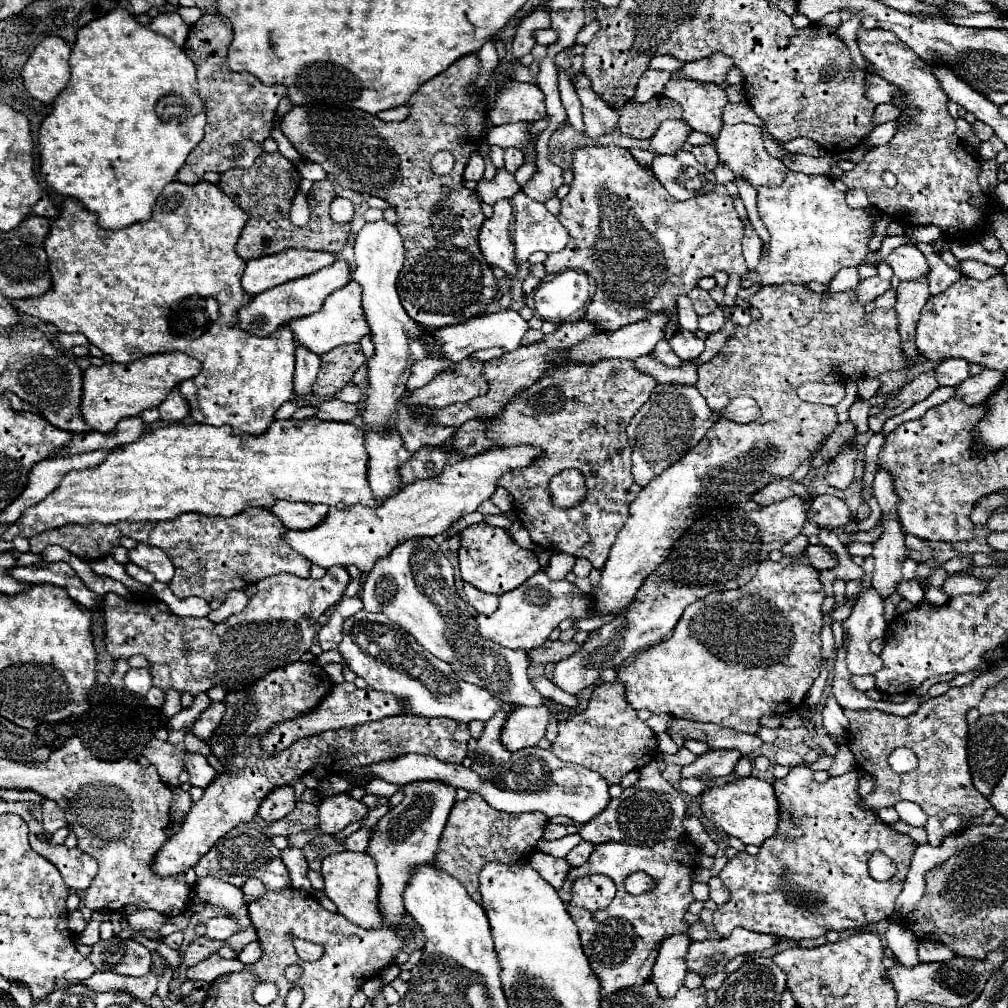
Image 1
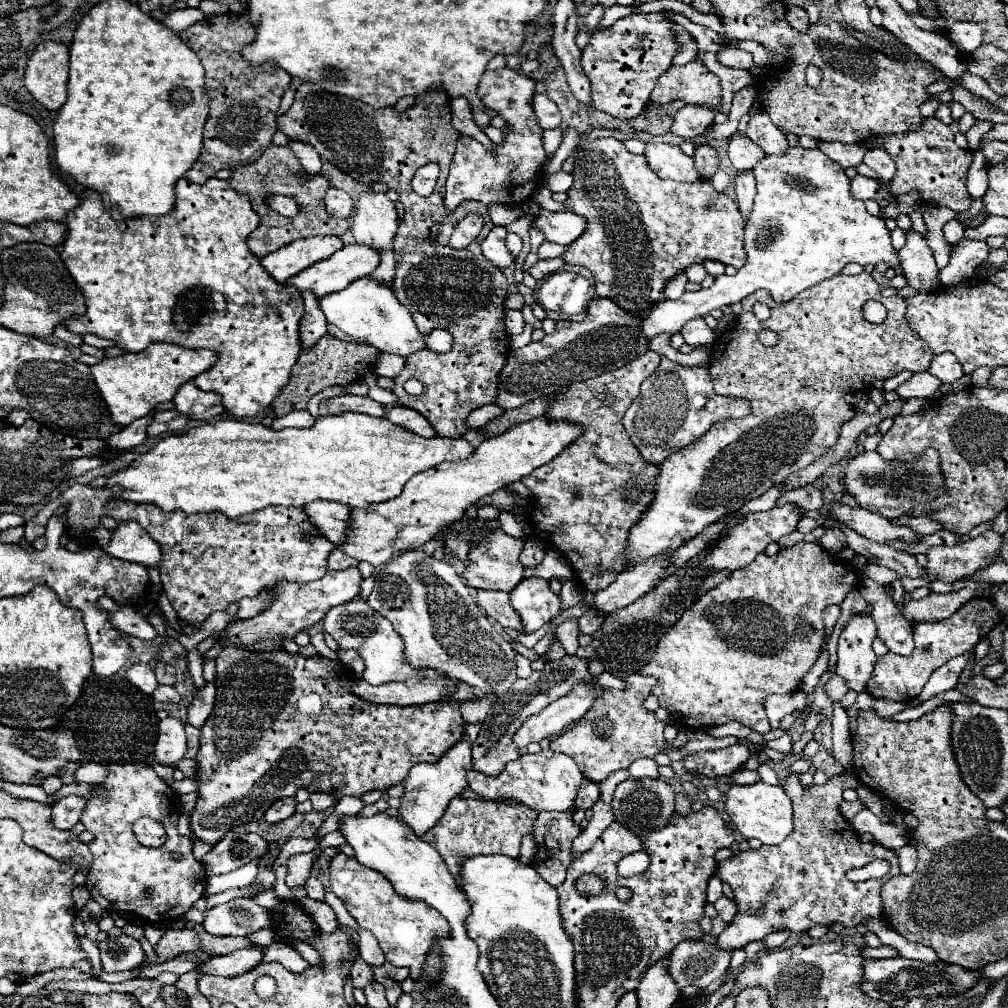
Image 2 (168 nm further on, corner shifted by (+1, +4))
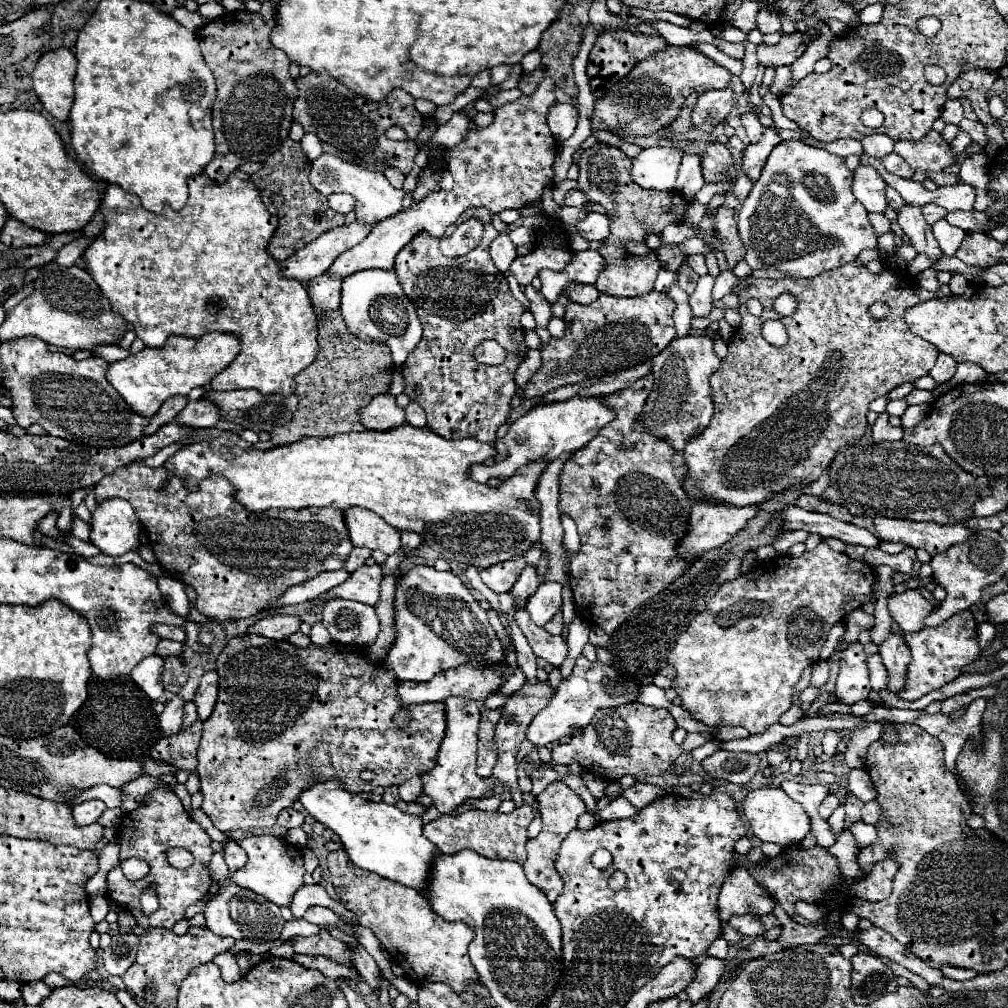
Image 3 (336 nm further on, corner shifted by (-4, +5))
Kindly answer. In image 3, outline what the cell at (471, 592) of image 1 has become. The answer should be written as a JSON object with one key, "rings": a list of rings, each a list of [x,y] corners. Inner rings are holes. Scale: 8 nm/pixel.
{"rings":[[[524,609],[520,613],[514,611],[514,621],[522,629],[524,637],[528,639],[532,651],[538,657],[546,659],[554,667],[560,667],[564,663],[564,659],[568,657],[568,645],[560,635],[552,637],[544,631],[544,627],[536,627],[536,623],[532,623],[528,611],[524,611]]]}

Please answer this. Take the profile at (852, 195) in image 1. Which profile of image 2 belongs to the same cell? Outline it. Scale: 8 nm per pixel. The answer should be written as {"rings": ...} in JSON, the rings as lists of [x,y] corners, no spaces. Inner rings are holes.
{"rings":[[[857,174],[857,176],[851,180],[851,196],[853,196],[853,198],[859,198],[859,200],[875,198],[877,190],[879,190],[879,184],[877,184],[877,180],[873,180],[873,178],[859,176],[859,174]]]}

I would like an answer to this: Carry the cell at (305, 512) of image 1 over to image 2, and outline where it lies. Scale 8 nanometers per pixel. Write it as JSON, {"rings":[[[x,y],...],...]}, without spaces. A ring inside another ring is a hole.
{"rings":[[[315,500],[303,506],[303,512],[329,542],[343,542],[343,530],[349,524],[349,506]]]}

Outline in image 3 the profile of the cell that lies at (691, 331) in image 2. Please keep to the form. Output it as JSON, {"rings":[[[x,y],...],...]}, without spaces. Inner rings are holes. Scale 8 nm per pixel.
{"rings":[[[702,275],[698,281],[696,291],[690,295],[690,307],[694,317],[704,317],[710,313],[712,309],[712,287],[714,287],[714,279],[712,275]]]}

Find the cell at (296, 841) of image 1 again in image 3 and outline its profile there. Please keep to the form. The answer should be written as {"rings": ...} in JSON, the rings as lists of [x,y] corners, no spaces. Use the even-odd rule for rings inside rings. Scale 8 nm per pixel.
{"rings":[[[398,801],[398,809],[404,811],[404,813],[410,813],[410,815],[418,815],[422,817],[426,813],[426,807],[420,805],[420,803],[406,803],[406,801]]]}

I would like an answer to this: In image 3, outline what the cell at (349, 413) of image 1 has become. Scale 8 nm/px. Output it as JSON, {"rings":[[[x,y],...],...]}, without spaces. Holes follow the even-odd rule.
{"rings":[[[380,395],[374,397],[368,407],[360,411],[362,425],[366,425],[372,431],[390,431],[394,427],[406,425],[404,409],[396,405],[394,395]]]}

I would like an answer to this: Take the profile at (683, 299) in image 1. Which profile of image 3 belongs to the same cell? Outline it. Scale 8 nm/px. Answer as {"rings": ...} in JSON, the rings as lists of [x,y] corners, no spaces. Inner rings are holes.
{"rings":[[[660,269],[656,277],[656,287],[654,287],[654,289],[656,289],[656,291],[668,291],[668,287],[670,287],[676,279],[678,279],[676,273],[672,273],[672,271],[668,271],[668,269]]]}

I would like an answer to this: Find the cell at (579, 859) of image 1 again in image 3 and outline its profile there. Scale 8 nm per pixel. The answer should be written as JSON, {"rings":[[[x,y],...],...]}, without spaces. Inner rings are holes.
{"rings":[[[584,773],[584,783],[586,783],[586,787],[588,787],[588,791],[596,797],[596,799],[600,799],[602,795],[604,795],[604,789],[606,789],[606,781],[600,781],[600,779],[594,779],[590,773]]]}

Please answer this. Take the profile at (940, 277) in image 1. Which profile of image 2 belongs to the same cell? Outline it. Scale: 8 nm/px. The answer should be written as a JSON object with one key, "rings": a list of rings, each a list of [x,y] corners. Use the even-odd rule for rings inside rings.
{"rings":[[[961,240],[959,246],[951,252],[949,264],[943,270],[939,270],[939,282],[943,286],[951,286],[971,278],[975,268],[987,260],[987,254],[989,246],[985,242]]]}

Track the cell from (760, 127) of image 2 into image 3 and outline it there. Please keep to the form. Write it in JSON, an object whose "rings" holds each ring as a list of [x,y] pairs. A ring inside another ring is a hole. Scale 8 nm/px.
{"rings":[[[744,113],[742,117],[742,125],[744,125],[744,129],[746,129],[746,133],[748,133],[748,139],[750,139],[750,143],[756,143],[756,141],[760,141],[760,137],[762,137],[762,131],[764,131],[764,125],[756,119],[756,115],[752,115],[752,113]]]}

